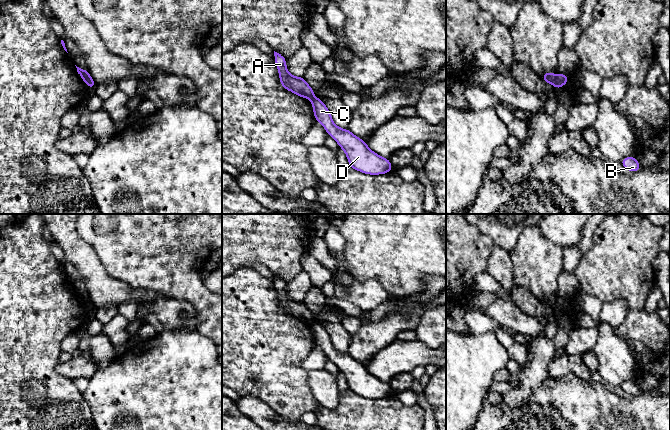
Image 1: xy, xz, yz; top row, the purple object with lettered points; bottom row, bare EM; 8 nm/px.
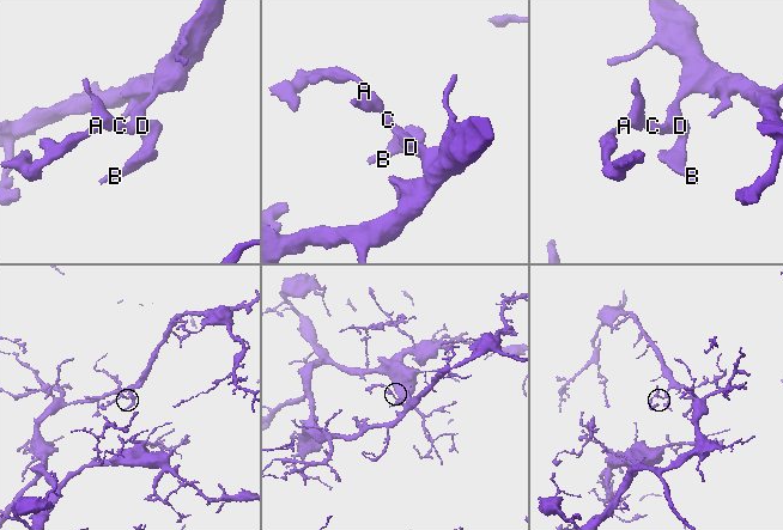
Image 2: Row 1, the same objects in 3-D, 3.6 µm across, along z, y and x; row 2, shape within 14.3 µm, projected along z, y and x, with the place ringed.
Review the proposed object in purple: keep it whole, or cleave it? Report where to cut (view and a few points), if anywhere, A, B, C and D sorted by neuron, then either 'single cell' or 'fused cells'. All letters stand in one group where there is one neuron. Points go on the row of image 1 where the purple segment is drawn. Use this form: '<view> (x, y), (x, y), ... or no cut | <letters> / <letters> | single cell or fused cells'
yz (556, 75), (554, 85) | A / B C D | fused cells

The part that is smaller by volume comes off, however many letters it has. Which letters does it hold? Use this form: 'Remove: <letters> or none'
Remove: A

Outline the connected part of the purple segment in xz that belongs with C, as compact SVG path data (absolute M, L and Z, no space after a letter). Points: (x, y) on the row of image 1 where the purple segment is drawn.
M314 98L312 106L315 120L323 125L328 135L345 151L350 167L371 175L385 174L393 170L389 159L371 151L362 139L353 135L348 129L337 127L322 100Z

